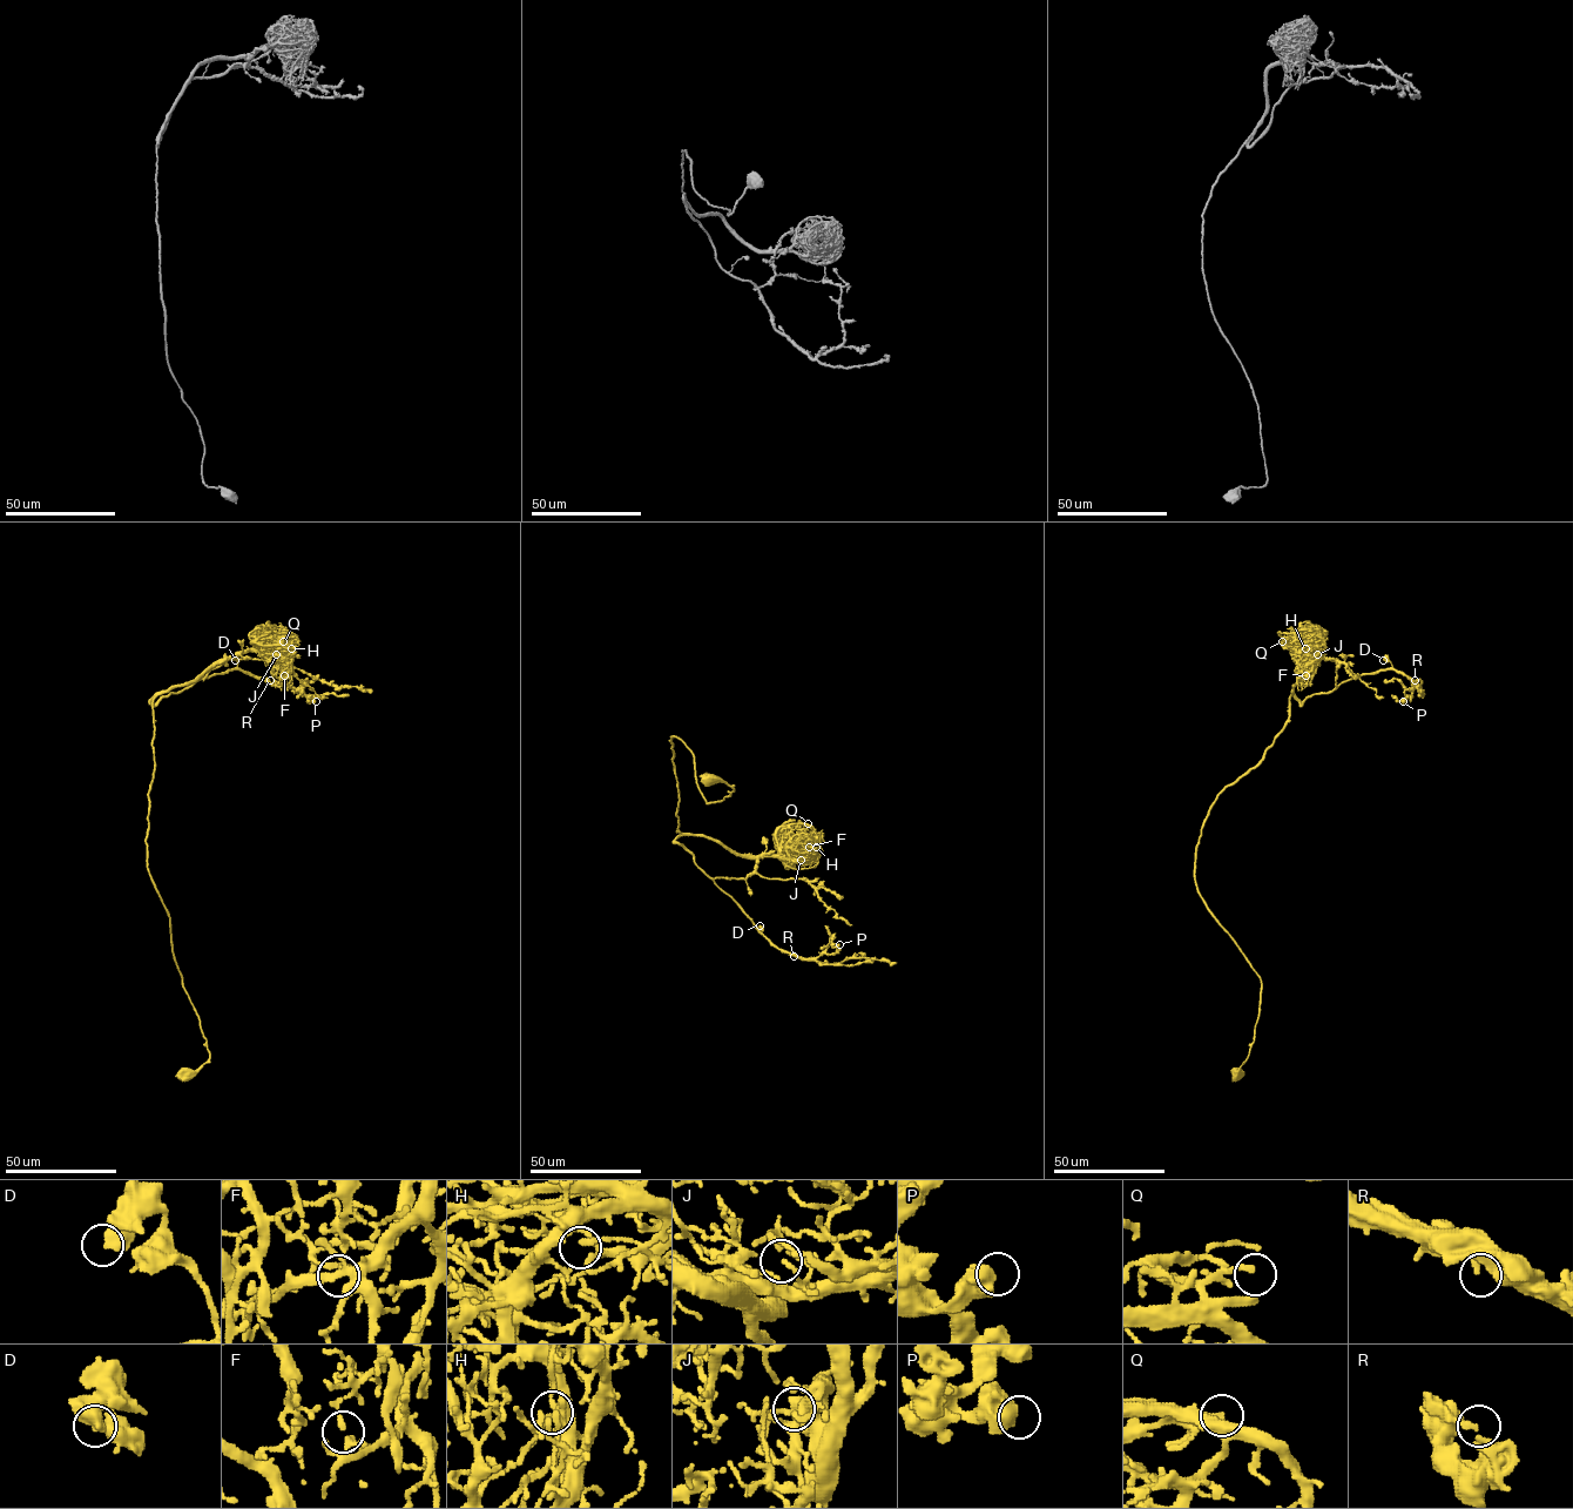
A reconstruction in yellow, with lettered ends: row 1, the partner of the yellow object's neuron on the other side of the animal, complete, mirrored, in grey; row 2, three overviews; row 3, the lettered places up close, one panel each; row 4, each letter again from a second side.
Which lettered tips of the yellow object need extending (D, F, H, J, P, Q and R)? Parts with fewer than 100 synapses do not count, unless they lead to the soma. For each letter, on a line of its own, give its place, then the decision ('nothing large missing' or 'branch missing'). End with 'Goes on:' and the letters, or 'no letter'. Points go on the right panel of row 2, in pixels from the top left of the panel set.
D: (1383, 660) | nothing large missing
F: (1305, 675) | nothing large missing
H: (1305, 648) | nothing large missing
J: (1317, 654) | nothing large missing
P: (1403, 701) | nothing large missing
Q: (1282, 641) | branch missing
R: (1415, 680) | nothing large missing
Goes on: Q

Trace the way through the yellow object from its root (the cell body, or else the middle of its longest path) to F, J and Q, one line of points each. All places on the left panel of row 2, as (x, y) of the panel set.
F: (182, 1075), (197, 1070), (209, 1051), (148, 867), (153, 700), (252, 651), (283, 664), (284, 675)
J: (182, 1075), (197, 1070), (209, 1051), (148, 867), (153, 700), (240, 654), (276, 654)
Q: (182, 1075), (197, 1070), (209, 1051), (148, 867), (153, 700), (252, 644), (283, 641)

